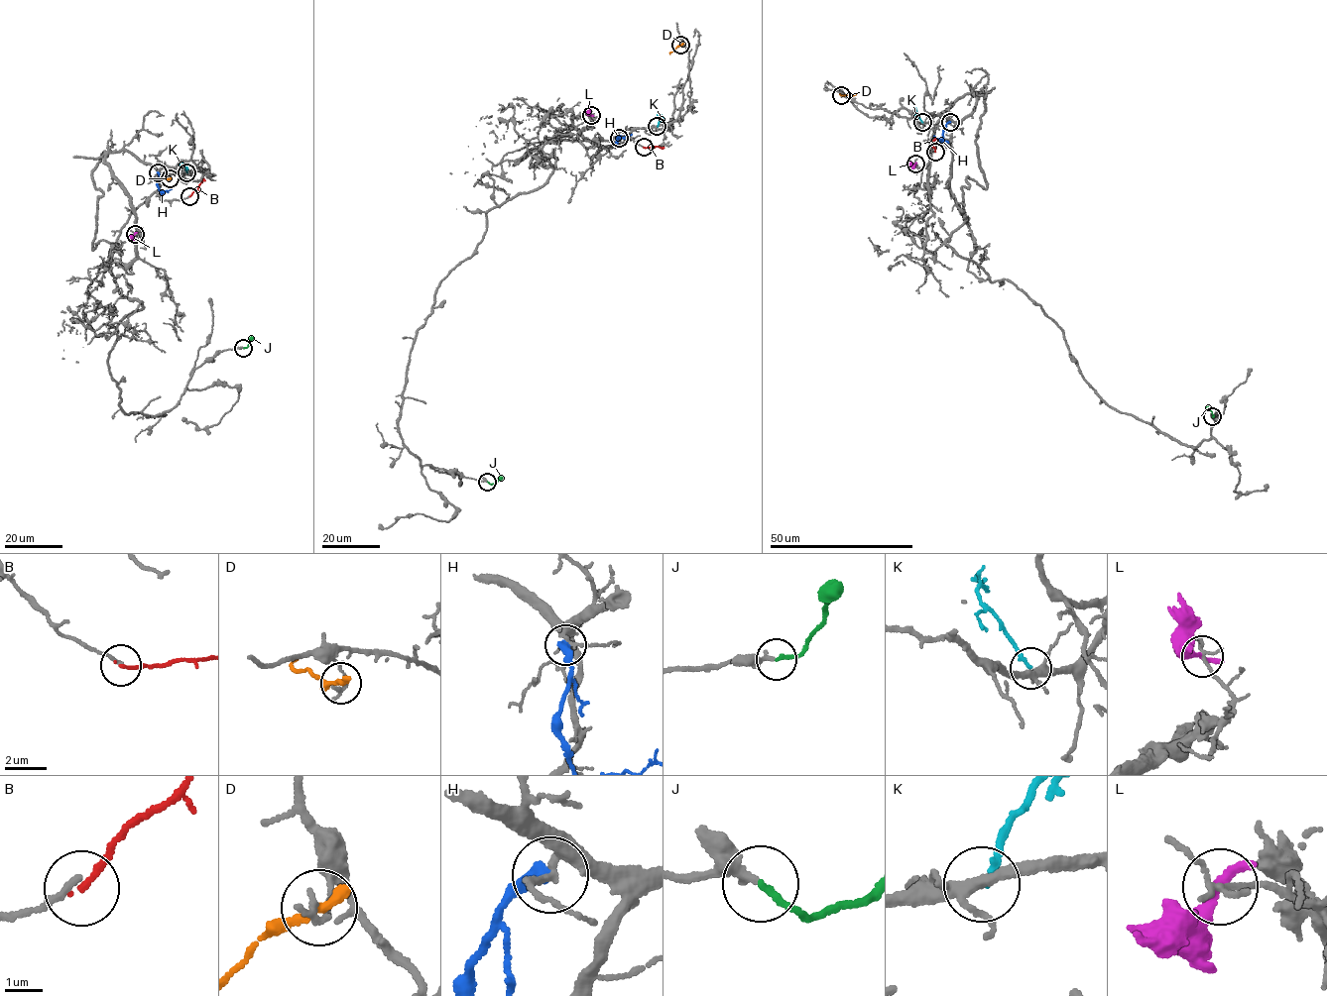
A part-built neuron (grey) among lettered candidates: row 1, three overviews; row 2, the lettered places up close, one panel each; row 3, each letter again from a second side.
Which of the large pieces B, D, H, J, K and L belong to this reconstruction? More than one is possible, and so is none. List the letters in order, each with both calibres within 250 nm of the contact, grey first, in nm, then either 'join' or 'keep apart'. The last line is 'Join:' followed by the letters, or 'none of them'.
B: 190 nm thick on the grey side, 160 nm on the other; keep apart
D: 200 nm thick on the grey side, 320 nm on the other; keep apart
H: 240 nm thick on the grey side, 400 nm on the other; keep apart
J: 200 nm thick on the grey side, 180 nm on the other; join
K: 260 nm thick on the grey side, 180 nm on the other; join
L: 150 nm thick on the grey side, 340 nm on the other; keep apart
Join: J, K

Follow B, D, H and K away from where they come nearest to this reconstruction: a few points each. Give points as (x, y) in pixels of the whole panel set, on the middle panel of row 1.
B: (644, 148), (663, 149)
D: (681, 45), (669, 54)
H: (619, 138), (618, 135), (616, 137), (632, 134)
K: (657, 126), (662, 118), (659, 112)

